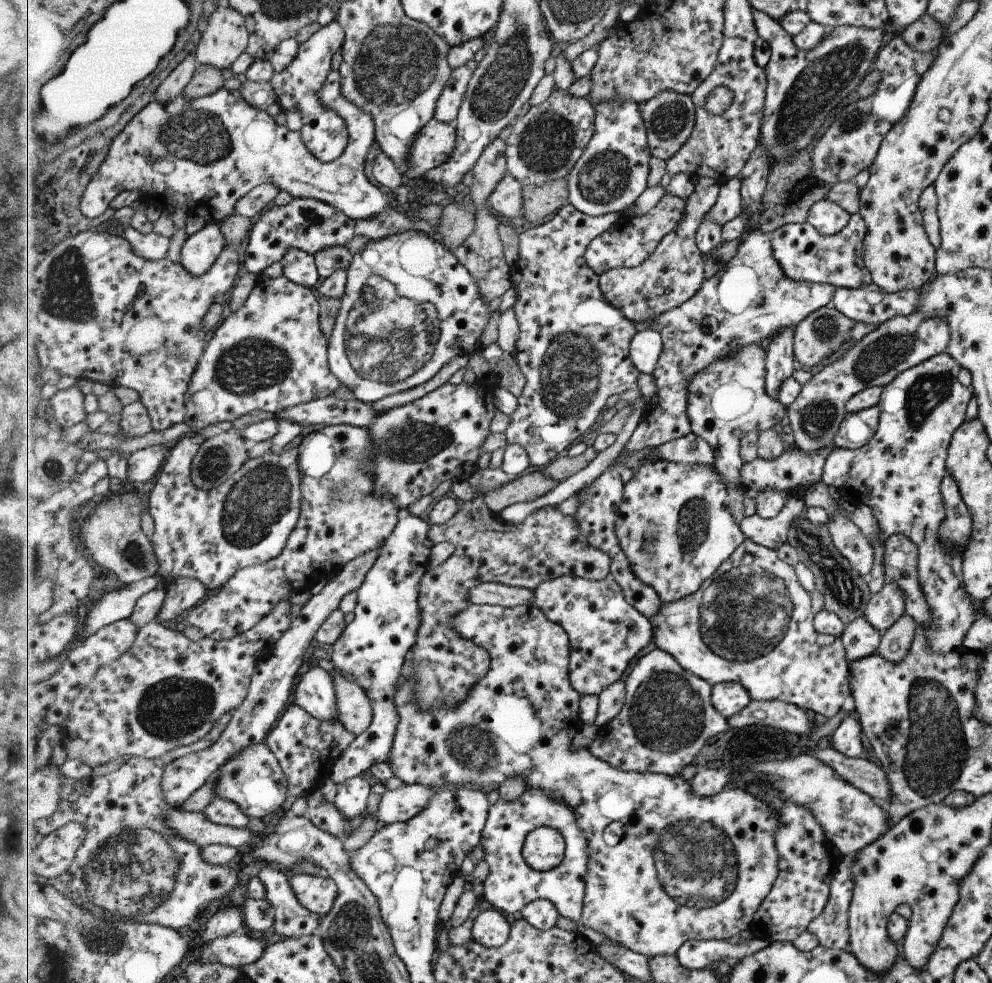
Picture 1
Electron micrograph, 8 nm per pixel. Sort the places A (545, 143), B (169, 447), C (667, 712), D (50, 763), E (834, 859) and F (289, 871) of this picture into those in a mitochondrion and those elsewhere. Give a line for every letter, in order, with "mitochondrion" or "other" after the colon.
A: mitochondrion
B: other
C: mitochondrion
D: other
E: other
F: other

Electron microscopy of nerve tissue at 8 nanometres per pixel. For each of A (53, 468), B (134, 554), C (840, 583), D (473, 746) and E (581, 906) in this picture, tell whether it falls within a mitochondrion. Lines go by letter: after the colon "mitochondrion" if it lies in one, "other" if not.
A: mitochondrion
B: mitochondrion
C: mitochondrion
D: mitochondrion
E: other

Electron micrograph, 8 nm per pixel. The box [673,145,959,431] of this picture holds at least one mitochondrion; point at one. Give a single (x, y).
(884, 353)

